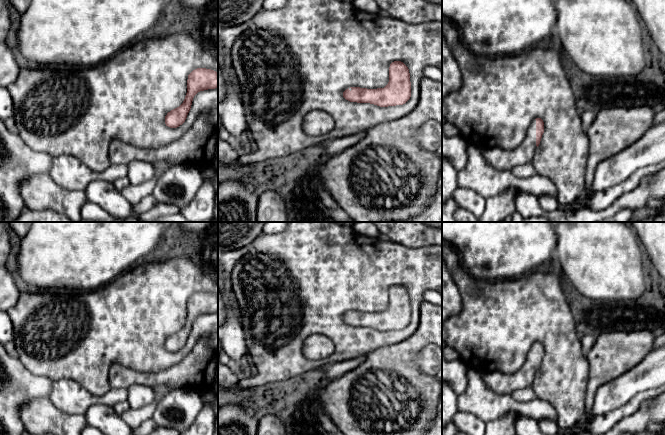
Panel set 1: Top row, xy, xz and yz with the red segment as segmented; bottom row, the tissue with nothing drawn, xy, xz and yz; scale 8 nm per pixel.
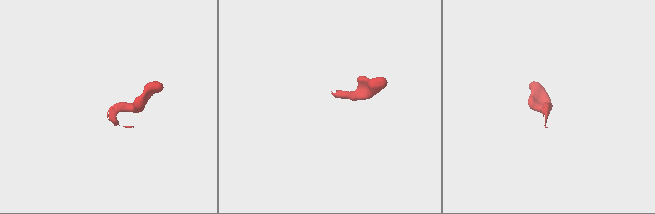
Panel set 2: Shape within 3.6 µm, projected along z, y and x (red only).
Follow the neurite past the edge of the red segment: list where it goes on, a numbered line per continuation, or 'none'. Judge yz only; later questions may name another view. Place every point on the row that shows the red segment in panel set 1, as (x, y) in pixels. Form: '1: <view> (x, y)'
1: yz (501, 159)

